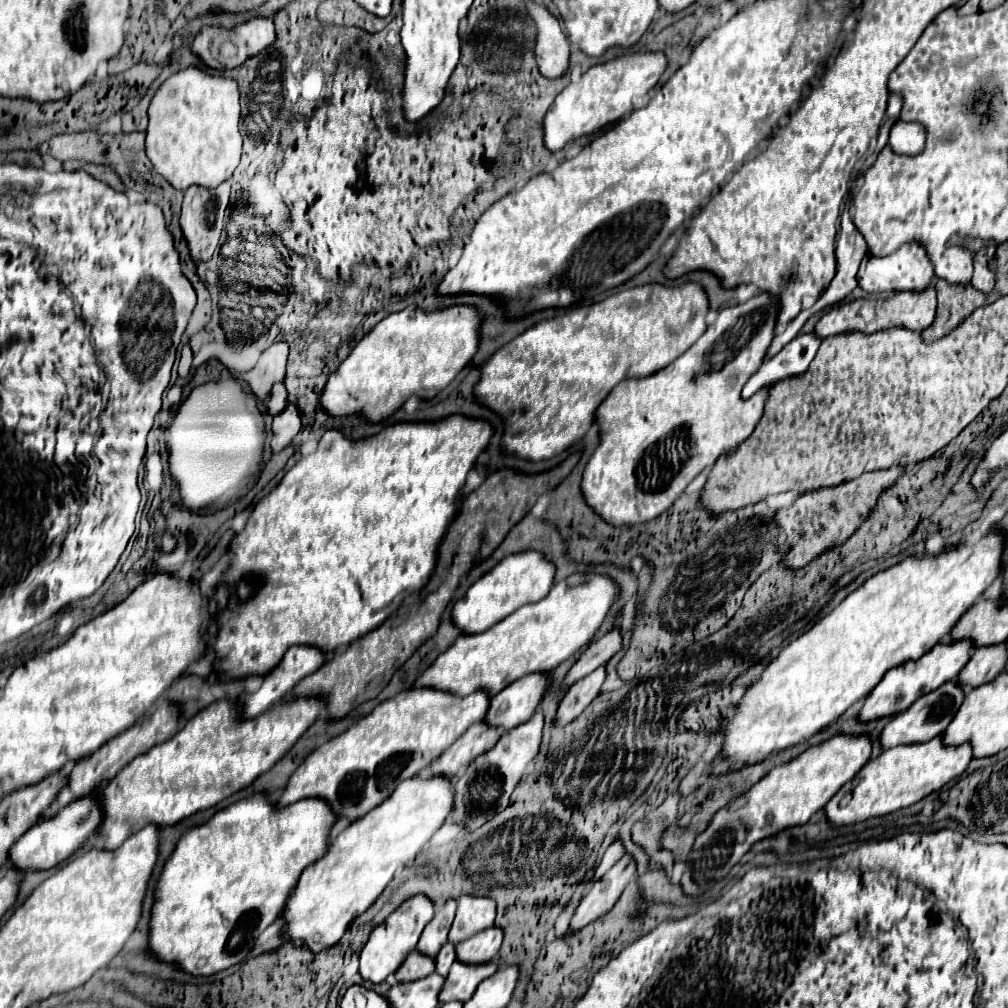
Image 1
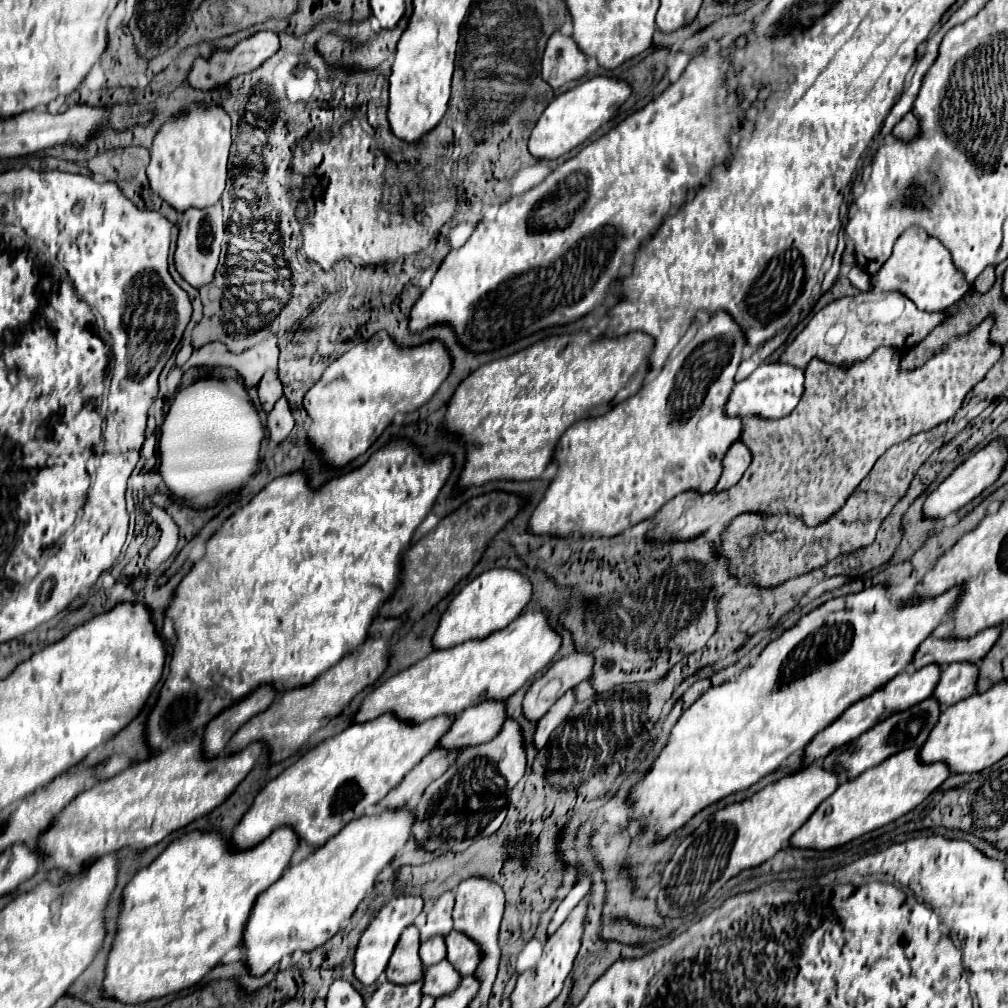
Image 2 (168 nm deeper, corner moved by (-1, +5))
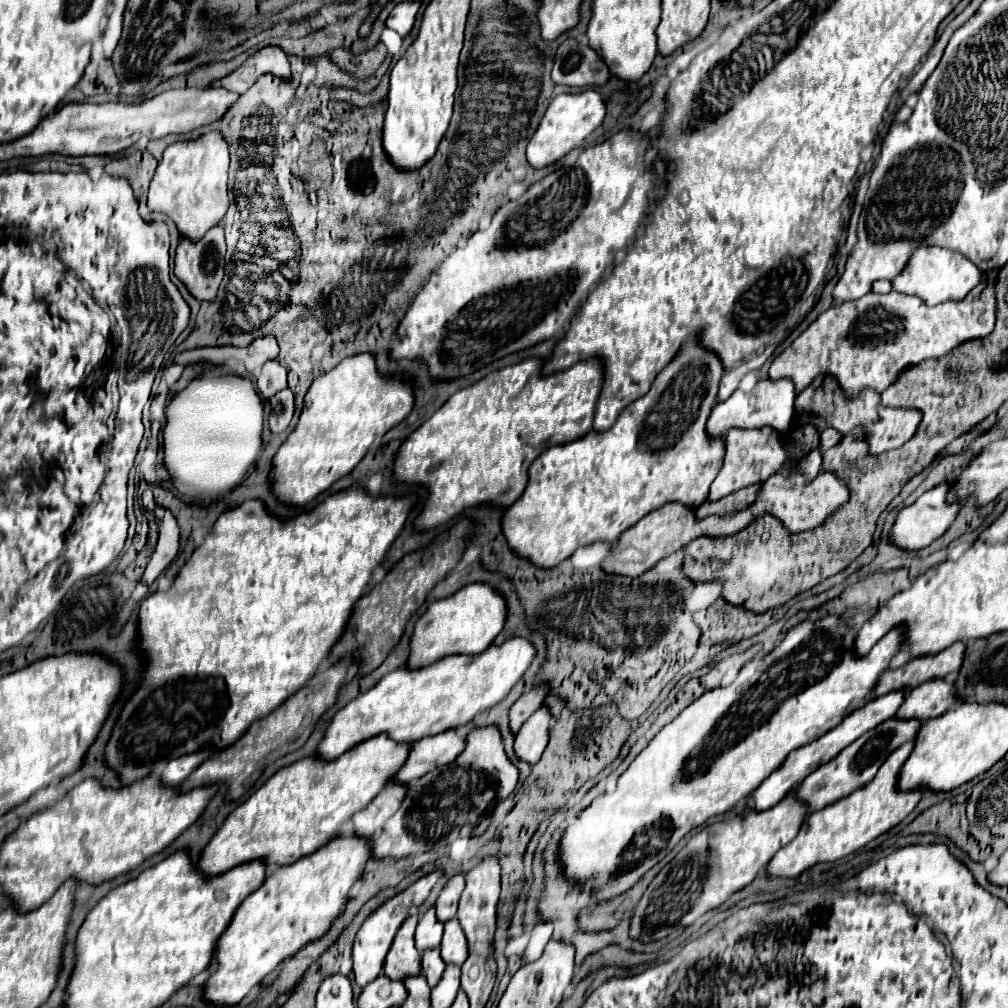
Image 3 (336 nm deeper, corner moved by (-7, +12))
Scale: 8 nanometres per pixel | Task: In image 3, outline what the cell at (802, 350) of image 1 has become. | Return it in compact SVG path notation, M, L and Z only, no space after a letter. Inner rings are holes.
M764 378L754 386L754 390L750 390L750 392L736 390L728 400L716 404L706 426L708 426L710 434L726 434L730 426L738 426L738 428L770 426L778 432L786 432L786 428L790 428L790 424L792 424L794 400L796 400L796 390L794 390L792 378L780 378L780 380Z

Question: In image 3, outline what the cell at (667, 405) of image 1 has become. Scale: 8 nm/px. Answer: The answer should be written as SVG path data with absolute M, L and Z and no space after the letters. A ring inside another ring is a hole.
M694 334L682 344L678 356L674 356L672 362L656 376L648 394L628 404L612 428L604 432L590 430L574 442L547 448L530 466L530 484L526 492L504 514L502 528L508 544L520 556L530 558L542 568L558 566L574 554L576 546L586 546L598 540L614 540L630 528L630 524L636 524L642 516L662 504L682 502L698 508L706 502L710 484L718 476L726 456L724 438L710 436L706 432L706 422L718 400L718 386L724 372L726 368L720 356L704 348L700 334Z

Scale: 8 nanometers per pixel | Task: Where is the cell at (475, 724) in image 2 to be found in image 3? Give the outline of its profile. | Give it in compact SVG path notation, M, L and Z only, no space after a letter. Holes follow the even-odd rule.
M448 728L444 732L420 738L404 764L404 768L396 774L394 780L416 780L434 768L448 764L454 760L462 748L466 748L468 728Z

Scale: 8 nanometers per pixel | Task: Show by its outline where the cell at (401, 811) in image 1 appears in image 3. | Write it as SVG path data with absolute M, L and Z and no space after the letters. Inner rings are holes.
M354 834L336 836L320 850L302 856L294 864L280 866L274 874L268 874L264 884L240 904L226 928L228 932L222 934L216 948L220 968L206 980L204 998L216 1006L238 1004L250 988L274 972L284 958L296 954L304 944L322 938L330 930L332 922L344 912L348 892L364 876L364 868L370 860L372 842L368 838Z

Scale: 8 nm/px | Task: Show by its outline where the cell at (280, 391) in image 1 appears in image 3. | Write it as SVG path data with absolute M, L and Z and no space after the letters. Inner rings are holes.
M270 362L262 368L256 384L258 384L262 398L272 398L276 392L280 392L288 386L286 384L286 370L278 362Z

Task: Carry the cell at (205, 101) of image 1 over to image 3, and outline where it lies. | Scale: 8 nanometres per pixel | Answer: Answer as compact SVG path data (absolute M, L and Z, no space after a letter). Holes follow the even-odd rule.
M212 130L194 140L178 140L170 144L154 172L148 190L148 206L164 220L174 220L182 236L192 240L204 236L208 228L222 220L228 208L228 162L228 142L220 130Z

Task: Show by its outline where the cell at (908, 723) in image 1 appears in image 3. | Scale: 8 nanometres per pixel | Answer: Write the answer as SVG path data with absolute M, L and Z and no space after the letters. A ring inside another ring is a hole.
M890 718L882 724L878 724L874 730L868 730L862 738L858 738L856 742L846 746L842 754L838 754L836 758L832 758L826 764L822 764L804 782L800 782L798 796L810 804L810 812L816 812L818 808L824 808L826 804L832 804L834 800L840 800L840 798L848 796L850 792L868 784L876 776L878 768L890 756L890 752L894 752L904 742L914 740L918 736L920 726L922 726L922 722L916 720L916 718L908 718L908 720Z

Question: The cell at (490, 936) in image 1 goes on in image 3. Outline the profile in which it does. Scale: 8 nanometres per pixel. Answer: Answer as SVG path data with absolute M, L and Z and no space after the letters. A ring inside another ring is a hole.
M456 918L446 922L440 952L442 952L442 958L446 960L446 964L462 966L468 958L468 940L466 940L466 936L460 928L460 922Z

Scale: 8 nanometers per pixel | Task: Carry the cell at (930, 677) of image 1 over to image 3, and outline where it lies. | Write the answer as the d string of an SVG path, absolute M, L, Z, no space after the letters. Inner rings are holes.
M894 690L894 692L888 692L884 696L878 696L874 700L870 700L866 706L854 710L852 714L848 714L838 726L834 726L832 730L828 730L824 736L820 736L818 740L806 744L806 746L800 746L796 748L788 758L786 762L782 764L782 768L778 768L774 772L774 776L770 776L770 780L764 780L762 782L762 788L756 788L754 790L754 796L750 798L748 802L748 810L768 810L772 808L774 804L778 804L782 800L782 796L786 796L788 790L792 790L794 786L798 786L810 772L814 772L816 768L820 768L822 764L826 764L828 760L832 760L834 756L838 756L848 744L852 744L854 740L858 740L862 734L866 734L868 730L876 728L880 722L892 718L900 704L904 702L904 696L906 696L906 690Z

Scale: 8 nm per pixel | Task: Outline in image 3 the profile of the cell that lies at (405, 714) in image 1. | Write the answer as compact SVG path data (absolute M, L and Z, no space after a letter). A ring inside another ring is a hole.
M376 734L346 750L336 760L306 756L280 768L246 802L242 802L204 848L198 868L216 876L240 862L264 858L266 864L292 864L322 848L354 812L362 810L398 774L408 760L410 744L396 742L388 734Z

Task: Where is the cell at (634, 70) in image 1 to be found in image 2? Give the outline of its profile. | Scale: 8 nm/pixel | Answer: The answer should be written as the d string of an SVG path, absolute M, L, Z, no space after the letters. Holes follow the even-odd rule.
M594 77L590 81L580 83L568 93L560 93L554 101L544 109L538 123L532 129L528 151L536 159L558 159L564 153L570 153L580 143L584 143L602 123L610 121L618 107L630 97L630 85L618 79Z

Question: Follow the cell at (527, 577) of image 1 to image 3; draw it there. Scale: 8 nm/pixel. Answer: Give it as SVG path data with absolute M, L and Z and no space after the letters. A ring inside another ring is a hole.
M466 584L456 594L436 600L430 604L426 614L416 622L416 630L410 642L410 668L432 664L434 660L450 654L478 654L488 648L494 638L502 632L508 616L506 596L500 594L492 584Z

